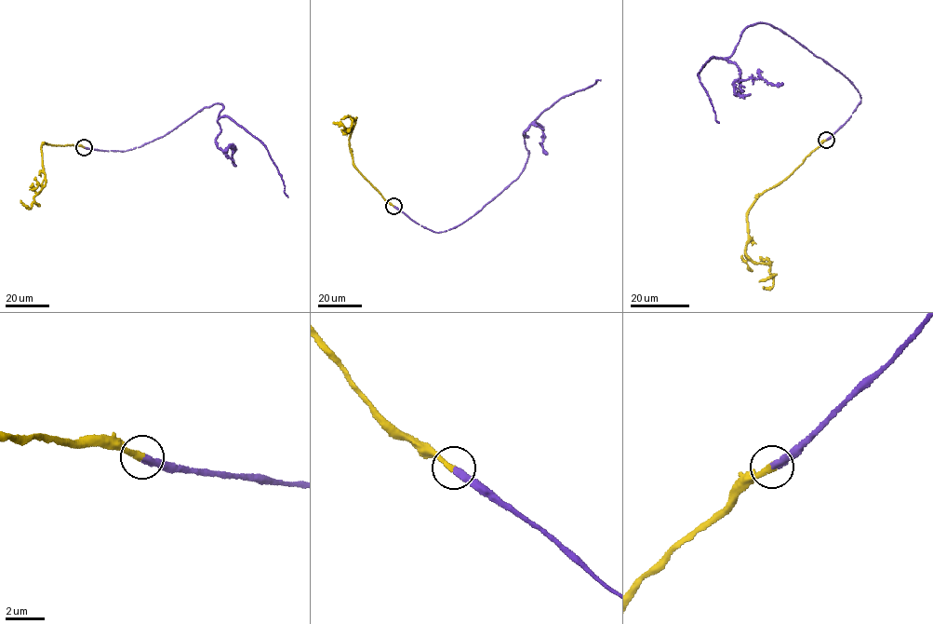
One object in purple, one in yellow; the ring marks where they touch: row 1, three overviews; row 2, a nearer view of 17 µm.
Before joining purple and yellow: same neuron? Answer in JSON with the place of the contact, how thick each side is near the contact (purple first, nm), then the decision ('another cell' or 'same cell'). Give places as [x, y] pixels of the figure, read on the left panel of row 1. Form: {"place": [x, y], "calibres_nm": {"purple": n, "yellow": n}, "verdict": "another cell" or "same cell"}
{"place": [84, 147], "calibres_nm": {"purple": 340, "yellow": 300}, "verdict": "same cell"}

